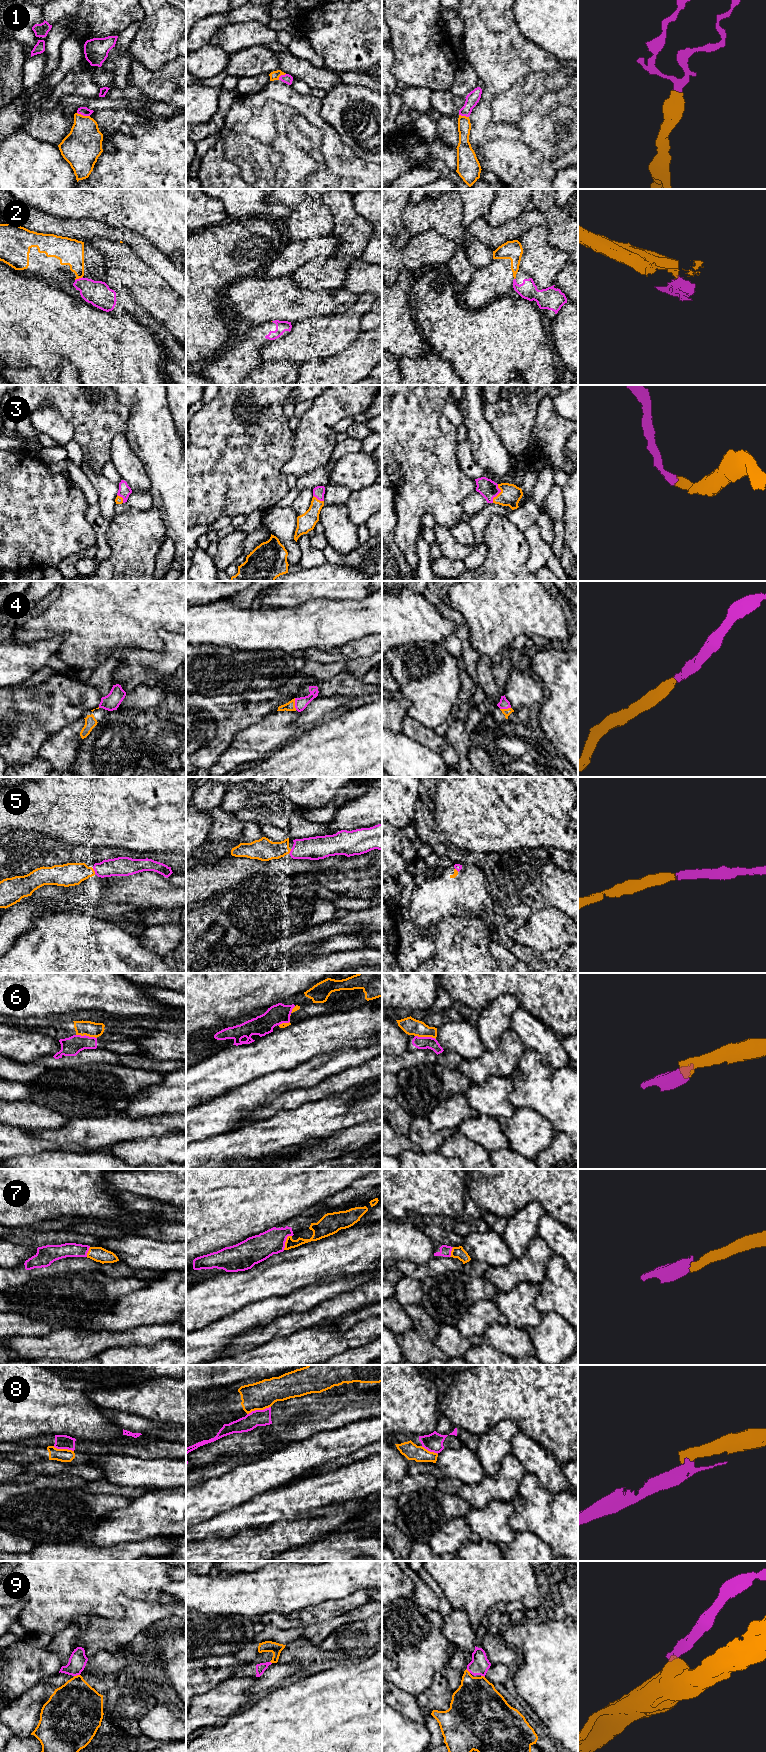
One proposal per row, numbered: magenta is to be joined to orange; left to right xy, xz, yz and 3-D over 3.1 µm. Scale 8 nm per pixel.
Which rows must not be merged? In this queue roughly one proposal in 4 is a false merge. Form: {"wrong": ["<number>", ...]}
{"wrong": ["2", "6", "8", "9"]}

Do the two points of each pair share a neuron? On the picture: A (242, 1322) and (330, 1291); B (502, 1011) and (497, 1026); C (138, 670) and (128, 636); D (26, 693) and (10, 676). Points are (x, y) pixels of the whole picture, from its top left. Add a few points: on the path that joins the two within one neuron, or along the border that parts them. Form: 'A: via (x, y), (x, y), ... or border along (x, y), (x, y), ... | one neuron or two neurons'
A: via (264, 1311), (301, 1301), (308, 1297) | one neuron
B: via (498, 1015), (497, 1022) | one neuron
C: border along (155, 650), (131, 648), (124, 651) | two neurons
D: border along (22, 684), (10, 686) | two neurons

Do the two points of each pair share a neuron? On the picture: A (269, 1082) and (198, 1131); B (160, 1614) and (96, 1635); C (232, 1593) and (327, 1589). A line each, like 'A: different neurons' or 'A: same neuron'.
A: same neuron
B: same neuron
C: same neuron

